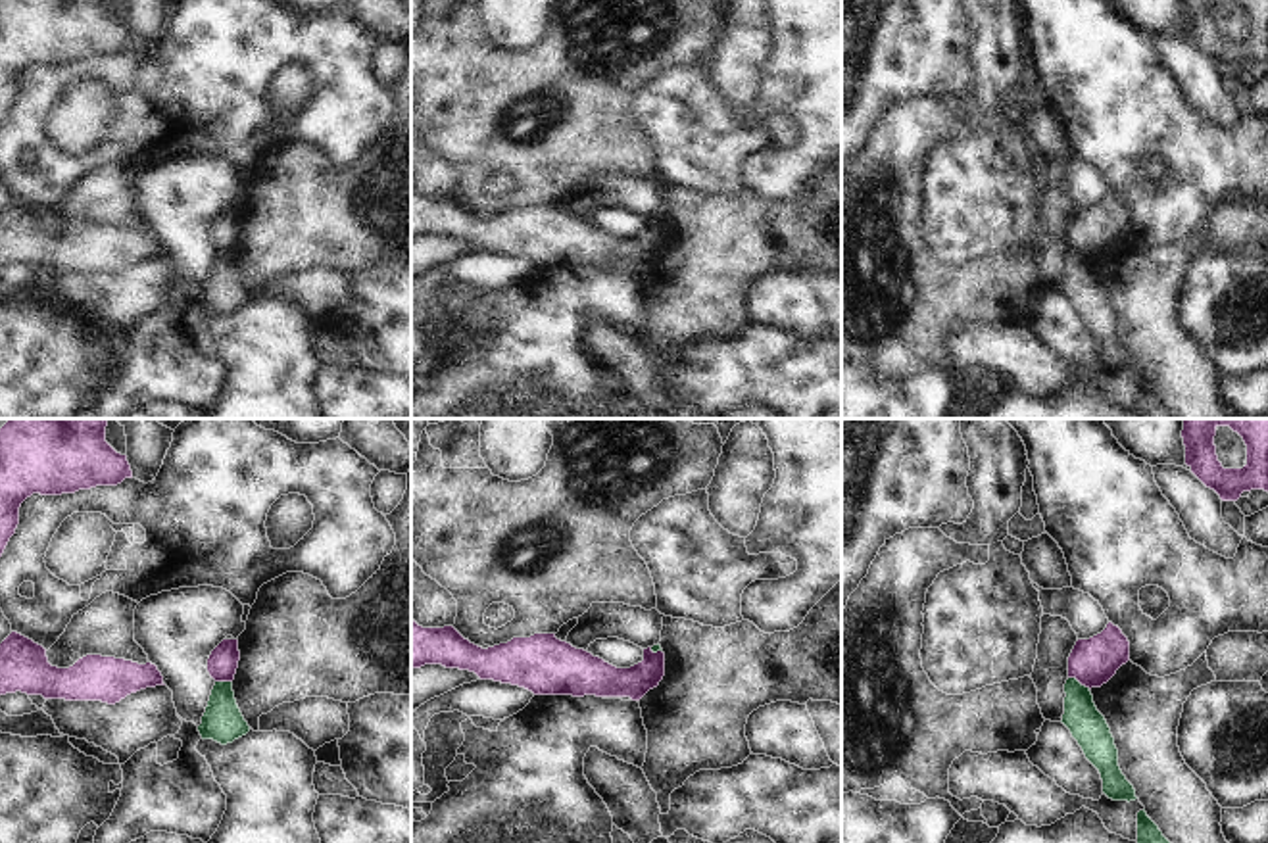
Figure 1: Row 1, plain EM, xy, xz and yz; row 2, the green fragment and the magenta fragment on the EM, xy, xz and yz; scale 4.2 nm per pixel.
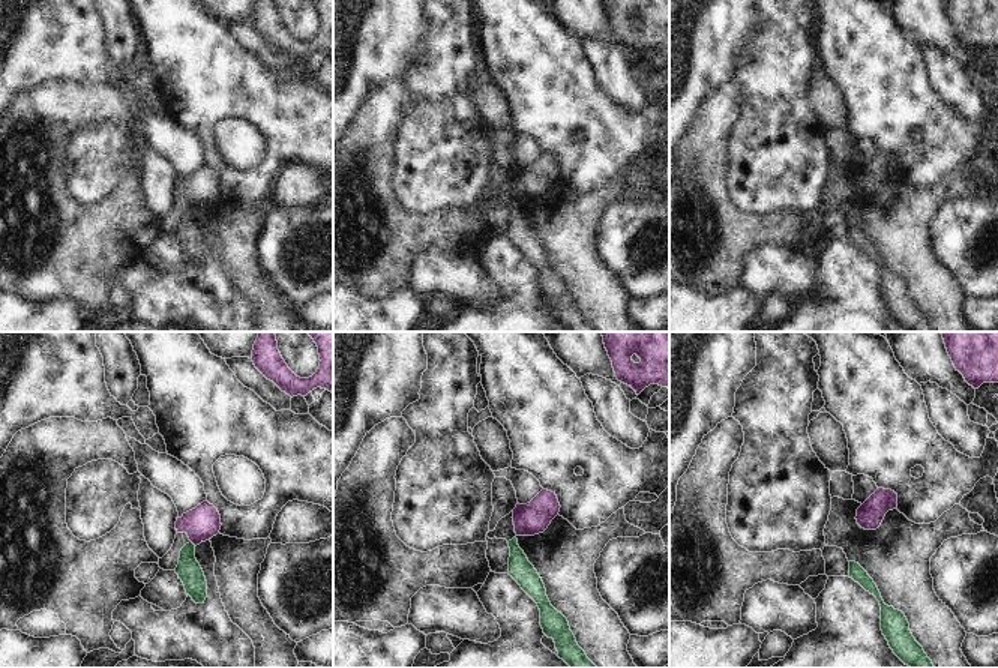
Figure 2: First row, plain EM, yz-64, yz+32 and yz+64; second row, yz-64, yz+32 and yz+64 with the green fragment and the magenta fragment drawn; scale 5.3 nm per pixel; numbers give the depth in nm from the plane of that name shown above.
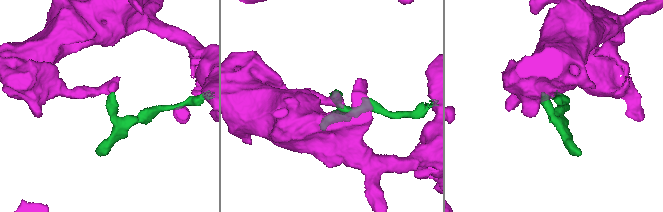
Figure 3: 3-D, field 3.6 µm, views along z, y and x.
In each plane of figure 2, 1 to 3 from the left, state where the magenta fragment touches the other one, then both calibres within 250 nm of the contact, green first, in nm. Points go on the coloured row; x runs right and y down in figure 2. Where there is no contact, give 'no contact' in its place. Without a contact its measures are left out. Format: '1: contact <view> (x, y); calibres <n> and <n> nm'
1: contact yz-64 (192, 544); calibres 130 and 180 nm
2: no contact
3: no contact

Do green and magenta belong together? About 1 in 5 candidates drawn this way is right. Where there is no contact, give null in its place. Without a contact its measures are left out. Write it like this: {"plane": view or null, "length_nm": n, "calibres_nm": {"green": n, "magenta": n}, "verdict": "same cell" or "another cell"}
{"plane": "yz", "length_nm": 110, "calibres_nm": {"green": 160, "magenta": 200}, "verdict": "another cell"}

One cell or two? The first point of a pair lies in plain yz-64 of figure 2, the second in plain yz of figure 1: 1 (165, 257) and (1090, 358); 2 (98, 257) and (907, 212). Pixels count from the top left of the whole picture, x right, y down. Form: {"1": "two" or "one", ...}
{"1": "one", "2": "one"}

